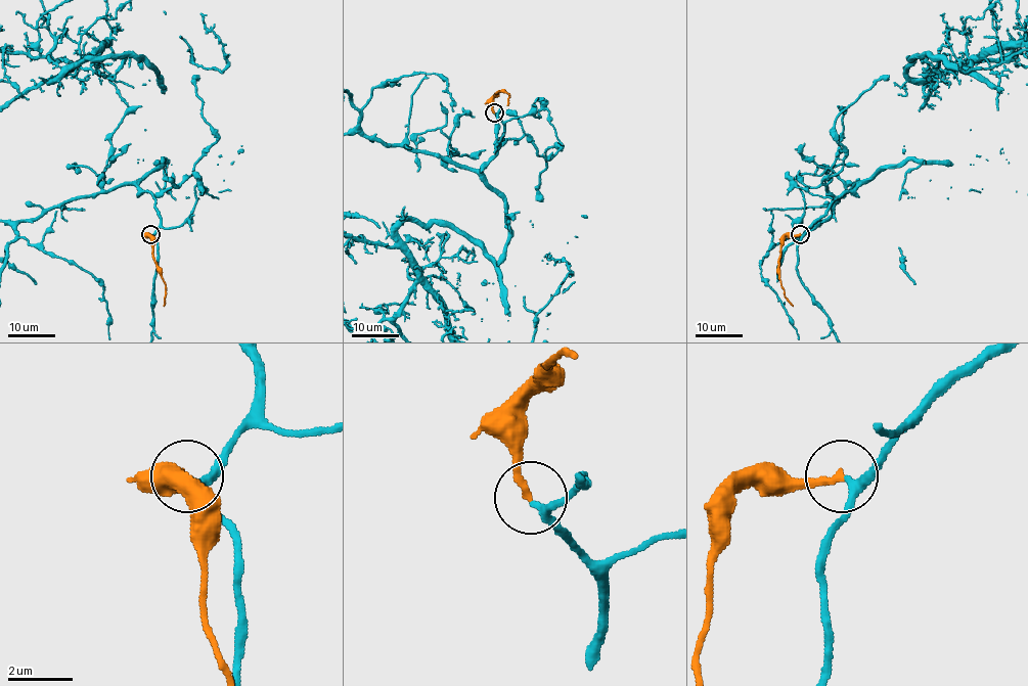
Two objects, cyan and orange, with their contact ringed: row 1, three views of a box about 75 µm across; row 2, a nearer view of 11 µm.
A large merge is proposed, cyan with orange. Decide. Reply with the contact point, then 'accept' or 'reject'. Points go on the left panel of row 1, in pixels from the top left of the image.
place (150, 234); accept

